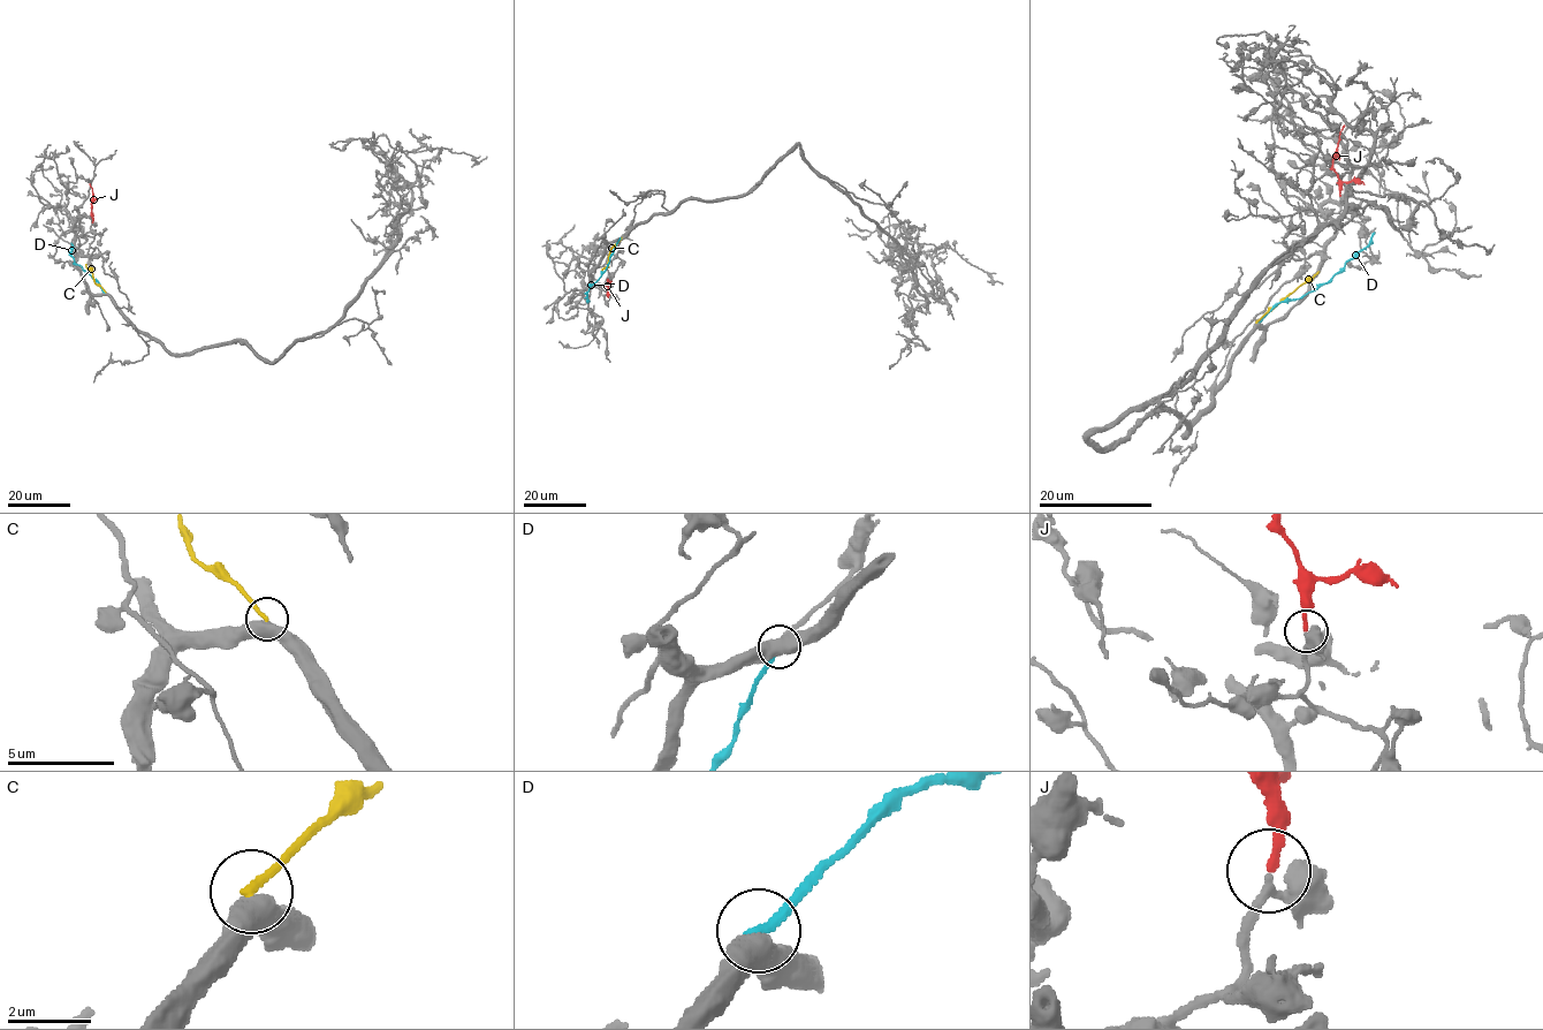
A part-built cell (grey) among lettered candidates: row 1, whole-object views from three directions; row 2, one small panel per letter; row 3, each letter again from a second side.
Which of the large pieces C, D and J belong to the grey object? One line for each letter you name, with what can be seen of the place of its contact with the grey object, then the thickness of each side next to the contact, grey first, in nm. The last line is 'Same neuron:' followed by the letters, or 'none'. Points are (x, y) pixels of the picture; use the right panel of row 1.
J: Touches grey at (1340, 196). Thickness 180 nm (grey) against 200 nm
Same neuron: J

